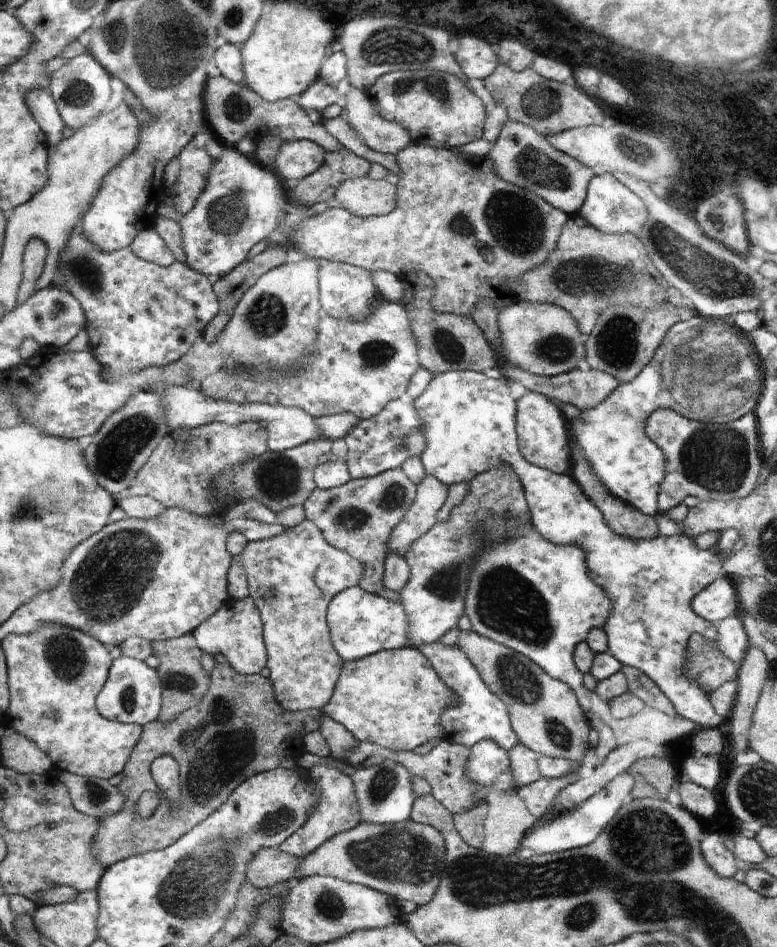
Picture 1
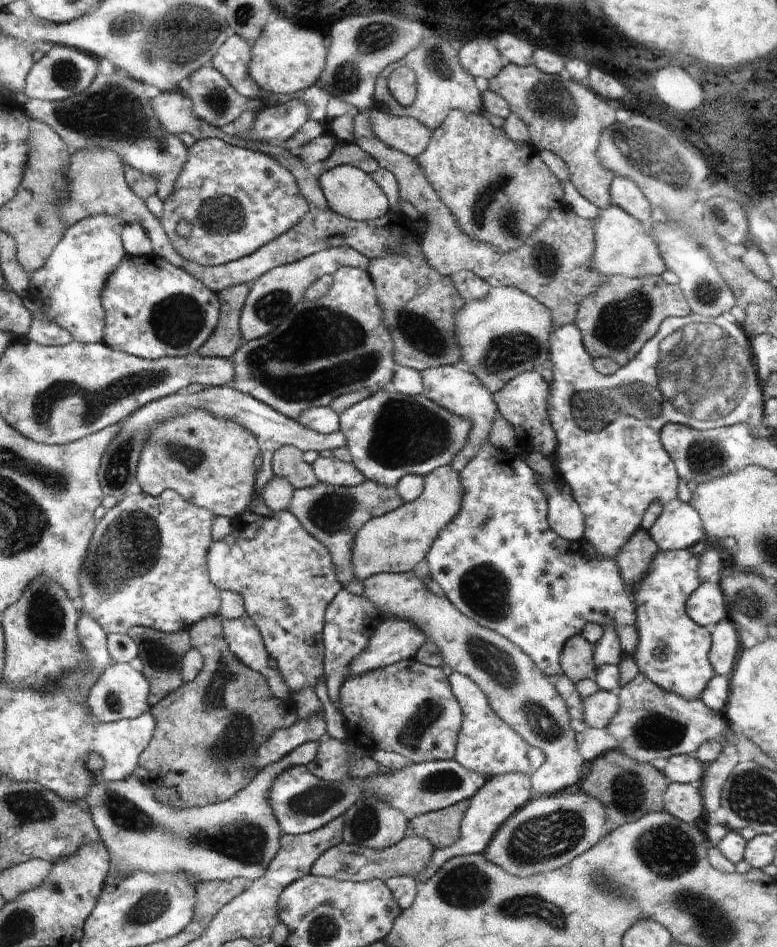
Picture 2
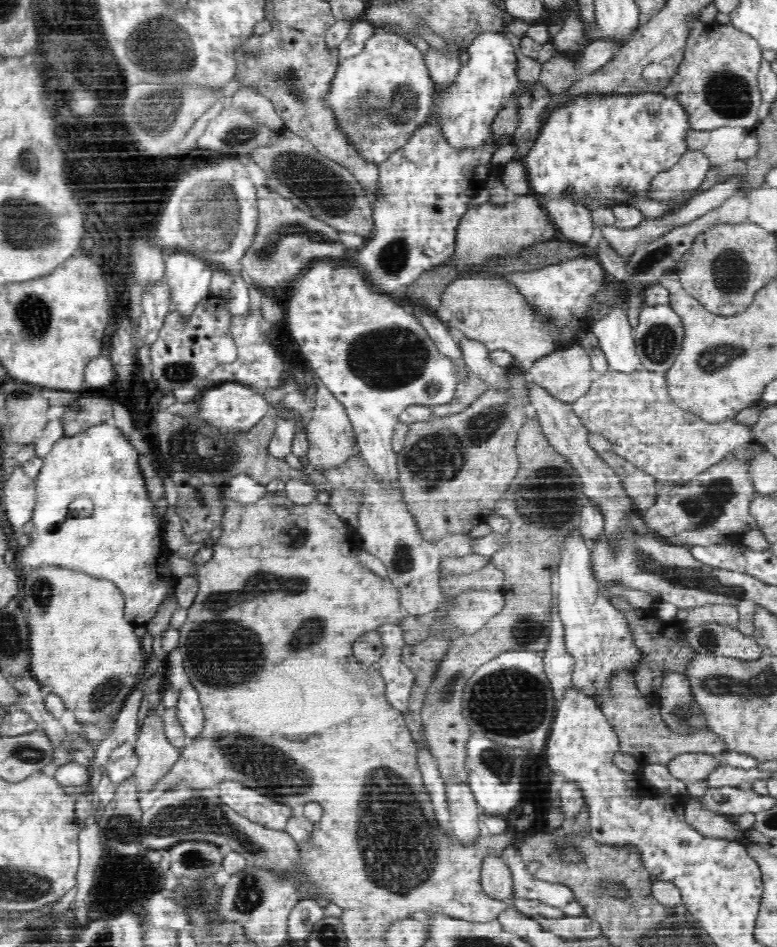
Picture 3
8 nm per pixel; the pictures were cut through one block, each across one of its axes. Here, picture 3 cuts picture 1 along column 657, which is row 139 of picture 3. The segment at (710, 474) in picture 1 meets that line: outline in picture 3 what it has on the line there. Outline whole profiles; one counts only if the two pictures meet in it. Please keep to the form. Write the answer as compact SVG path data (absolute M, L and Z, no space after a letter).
M435 122L429 123L428 126L421 127L420 130L414 131L412 138L405 144L404 147L399 148L389 156L388 160L382 161L378 164L378 184L380 184L380 194L376 195L376 200L373 208L373 225L376 225L376 234L374 238L369 238L365 241L363 250L354 262L357 269L365 276L367 282L375 288L376 291L382 292L384 295L391 295L392 297L400 296L423 272L429 271L430 268L441 265L442 263L452 259L457 249L457 229L461 224L460 220L469 209L470 199L472 199L482 188L487 177L490 176L490 169L492 167L491 160L496 146L484 146L478 148L459 148L451 147L443 138L442 131L436 126Z

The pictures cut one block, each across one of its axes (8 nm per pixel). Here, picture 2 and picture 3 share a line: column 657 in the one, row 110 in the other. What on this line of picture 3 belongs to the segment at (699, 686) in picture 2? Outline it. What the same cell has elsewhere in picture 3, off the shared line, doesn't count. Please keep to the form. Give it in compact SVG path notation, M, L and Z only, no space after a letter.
M646 92L640 95L601 95L595 98L576 98L572 102L560 106L553 114L540 126L533 147L523 158L522 163L527 170L529 185L536 194L546 194L546 198L566 198L564 192L572 190L574 200L582 202L584 198L594 198L594 200L622 200L622 198L646 198L649 196L649 186L652 179L661 172L670 170L682 158L682 155L689 150L686 144L687 132L692 129L687 122L686 111L676 100L664 95L663 93Z

